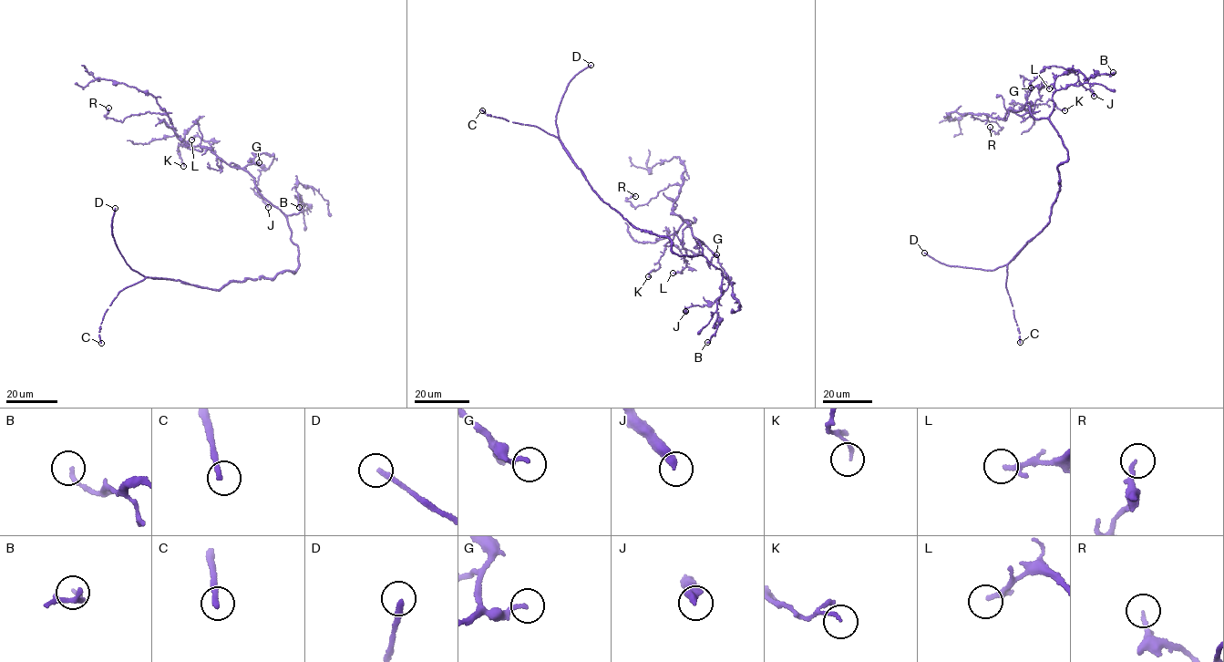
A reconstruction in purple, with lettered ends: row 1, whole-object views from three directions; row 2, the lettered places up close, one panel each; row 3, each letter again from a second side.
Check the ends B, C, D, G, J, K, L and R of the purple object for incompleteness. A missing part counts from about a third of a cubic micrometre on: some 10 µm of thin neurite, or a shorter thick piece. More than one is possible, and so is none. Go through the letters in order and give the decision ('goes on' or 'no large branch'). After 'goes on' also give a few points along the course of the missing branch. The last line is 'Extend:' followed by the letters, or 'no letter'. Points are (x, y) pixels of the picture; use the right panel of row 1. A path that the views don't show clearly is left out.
B: no large branch
C: goes on
D: goes on
G: no large branch
J: no large branch
K: no large branch
L: no large branch
R: no large branch
Extend: C, D

